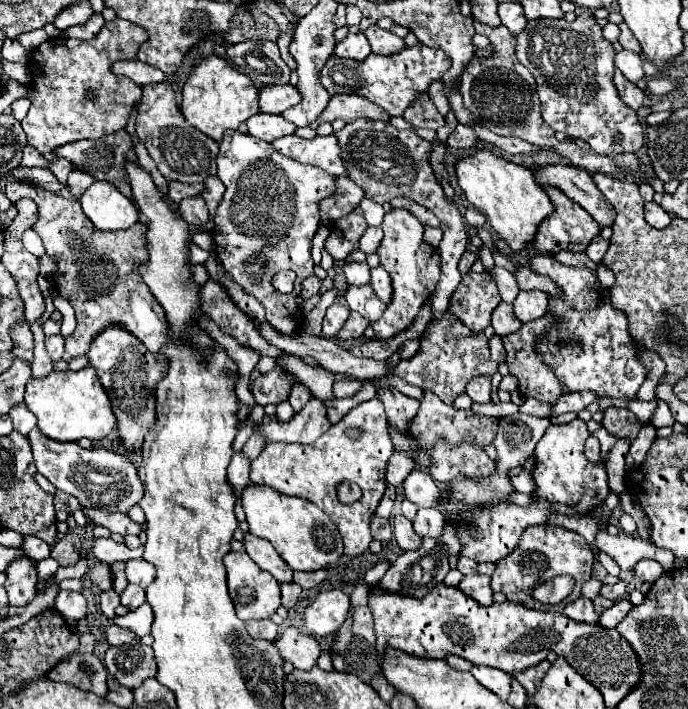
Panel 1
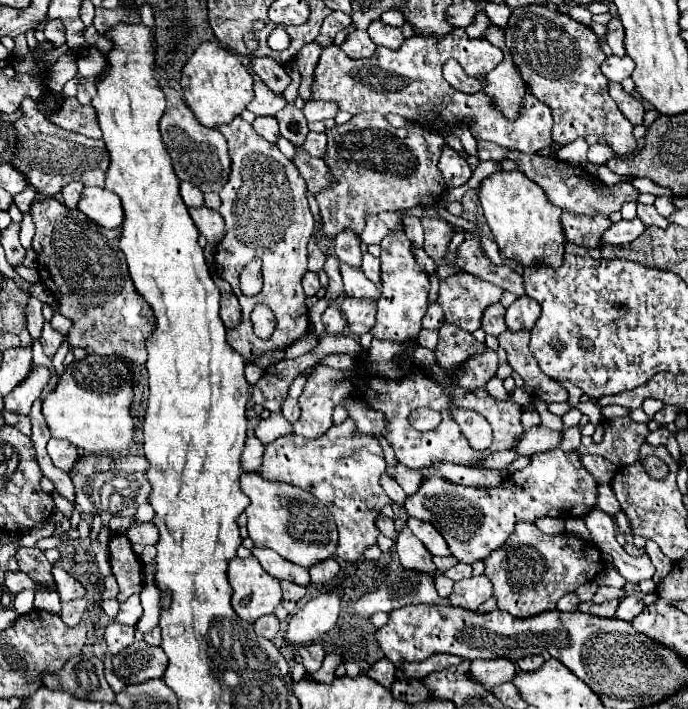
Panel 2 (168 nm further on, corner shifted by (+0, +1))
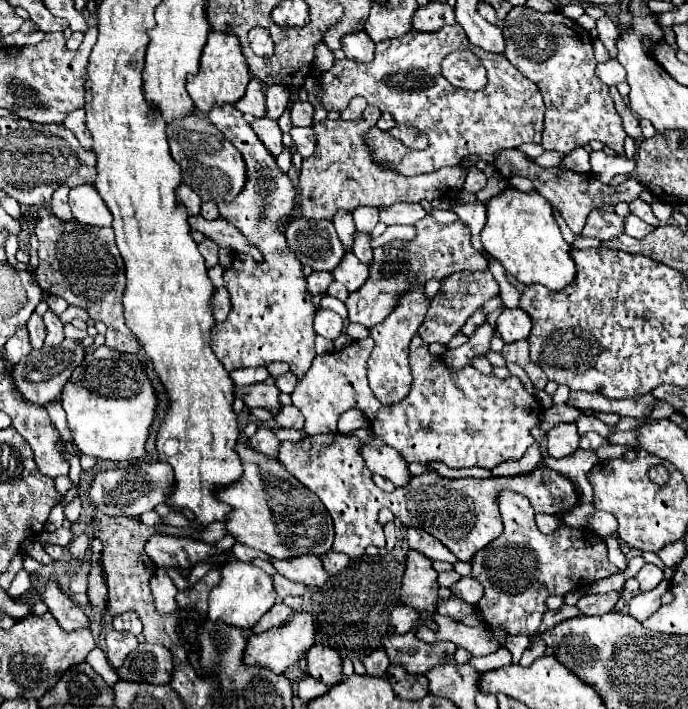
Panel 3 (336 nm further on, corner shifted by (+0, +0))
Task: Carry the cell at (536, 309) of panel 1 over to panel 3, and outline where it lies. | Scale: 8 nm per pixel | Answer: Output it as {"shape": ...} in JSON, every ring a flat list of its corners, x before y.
{"shape":[[520,307,518,309,504,309,496,321,496,333,500,333,504,343,528,339,530,329,532,329,532,319]]}

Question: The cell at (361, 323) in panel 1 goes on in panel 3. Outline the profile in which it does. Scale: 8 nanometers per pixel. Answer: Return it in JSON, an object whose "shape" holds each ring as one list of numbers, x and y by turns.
{"shape":[[432,217,420,219,416,225,416,237,412,241,394,239,392,243,374,249,374,259,370,261,370,277,366,283,348,295,346,307,350,321,364,327,374,327,382,323,406,295,408,285,424,285,430,279,444,279,454,271,484,271,486,259,470,243,470,227,464,223,440,225]]}

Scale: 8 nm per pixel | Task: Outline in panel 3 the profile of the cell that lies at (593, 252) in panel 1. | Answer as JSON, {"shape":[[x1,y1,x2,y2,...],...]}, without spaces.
{"shape":[[628,215,628,217,626,217,624,233,630,235,630,237,634,237,634,239,642,239,644,235,652,233,654,229,656,229,654,225,648,225,648,223,644,223,642,219,638,219,638,217,634,217,634,215]]}

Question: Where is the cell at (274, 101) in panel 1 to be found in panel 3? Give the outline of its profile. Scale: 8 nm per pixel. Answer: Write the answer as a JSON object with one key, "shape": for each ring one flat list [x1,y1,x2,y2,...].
{"shape":[[250,79,244,97,238,99,238,103,234,103,234,107,242,113,250,113,254,117,264,117,264,113,266,113,264,103,266,103,266,95,264,95,262,83,258,79]]}

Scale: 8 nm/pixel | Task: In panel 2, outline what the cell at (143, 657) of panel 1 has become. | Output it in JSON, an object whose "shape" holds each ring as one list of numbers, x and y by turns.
{"shape":[[138,640,124,648,120,654,112,656,114,674,124,684,138,684,152,678,162,678,168,666,166,654,160,646,150,646,144,640]]}

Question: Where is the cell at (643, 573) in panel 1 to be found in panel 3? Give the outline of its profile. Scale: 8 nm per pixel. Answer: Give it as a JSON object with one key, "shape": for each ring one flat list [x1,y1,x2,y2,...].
{"shape":[[646,563,646,565,638,571,636,579,638,579,638,583,640,583,640,591,650,591,650,589,654,589,654,587,664,579,664,573,662,573,662,569,658,569,656,565]]}

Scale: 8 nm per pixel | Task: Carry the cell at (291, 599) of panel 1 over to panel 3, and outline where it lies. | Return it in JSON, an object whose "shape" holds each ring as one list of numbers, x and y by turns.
{"shape":[[274,573,274,589,278,593,278,597,288,597,288,595,304,595,306,591,306,585,302,583,294,583,294,581,288,581,286,577,282,577,280,573]]}

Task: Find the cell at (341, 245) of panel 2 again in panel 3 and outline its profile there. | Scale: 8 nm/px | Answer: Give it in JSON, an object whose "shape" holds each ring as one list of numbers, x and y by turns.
{"shape":[[336,211,332,221,334,221,334,227,338,231,338,237,340,237,344,249,350,251,350,239,352,239,352,235,356,231,354,221,352,221,352,213,348,213,348,211]]}

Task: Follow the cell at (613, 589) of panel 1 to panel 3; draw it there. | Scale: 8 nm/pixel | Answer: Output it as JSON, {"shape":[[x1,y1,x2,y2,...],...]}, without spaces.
{"shape":[[610,591,610,593,604,593,604,595,584,595,576,603,576,607,582,615,602,615,602,613,614,611,618,597,620,595,616,591]]}

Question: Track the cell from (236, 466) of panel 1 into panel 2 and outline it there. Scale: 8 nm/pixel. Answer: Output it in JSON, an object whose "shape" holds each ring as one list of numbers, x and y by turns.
{"shape":[[248,436,242,456,240,456,242,470,244,472,258,472,258,468,262,466,262,454,264,454,264,444,256,436]]}

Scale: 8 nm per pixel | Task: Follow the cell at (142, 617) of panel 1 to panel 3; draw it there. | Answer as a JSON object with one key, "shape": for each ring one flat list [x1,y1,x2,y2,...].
{"shape":[[158,569,154,579,150,581,150,587,152,587,152,595,154,595,154,603,158,607,158,613,170,613,174,609,174,605,176,605,174,597,176,597,178,589,174,587,168,573]]}

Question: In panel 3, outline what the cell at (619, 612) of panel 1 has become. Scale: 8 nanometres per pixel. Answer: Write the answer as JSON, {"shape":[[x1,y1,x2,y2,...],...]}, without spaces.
{"shape":[[662,581,656,589,632,597,630,603,628,603,628,613,630,613,634,619,638,619,640,623,646,621,652,613,656,613,656,611,660,609,660,605,662,605,662,603,660,603,660,597,662,597,662,593,666,591,666,585,668,585,668,581]]}

